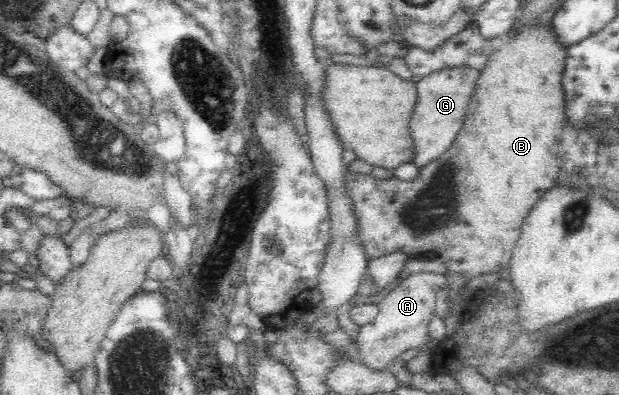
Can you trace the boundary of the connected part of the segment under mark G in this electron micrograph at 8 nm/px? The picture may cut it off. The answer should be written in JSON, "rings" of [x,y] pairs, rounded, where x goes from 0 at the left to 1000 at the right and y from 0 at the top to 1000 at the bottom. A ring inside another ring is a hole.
{"rings":[[[742,165],[693,185],[670,210],[677,256],[662,301],[664,342],[674,385],[666,408],[669,420],[680,428],[693,418],[698,405],[712,397],[730,372],[751,311],[751,294],[772,192],[772,175]]]}

